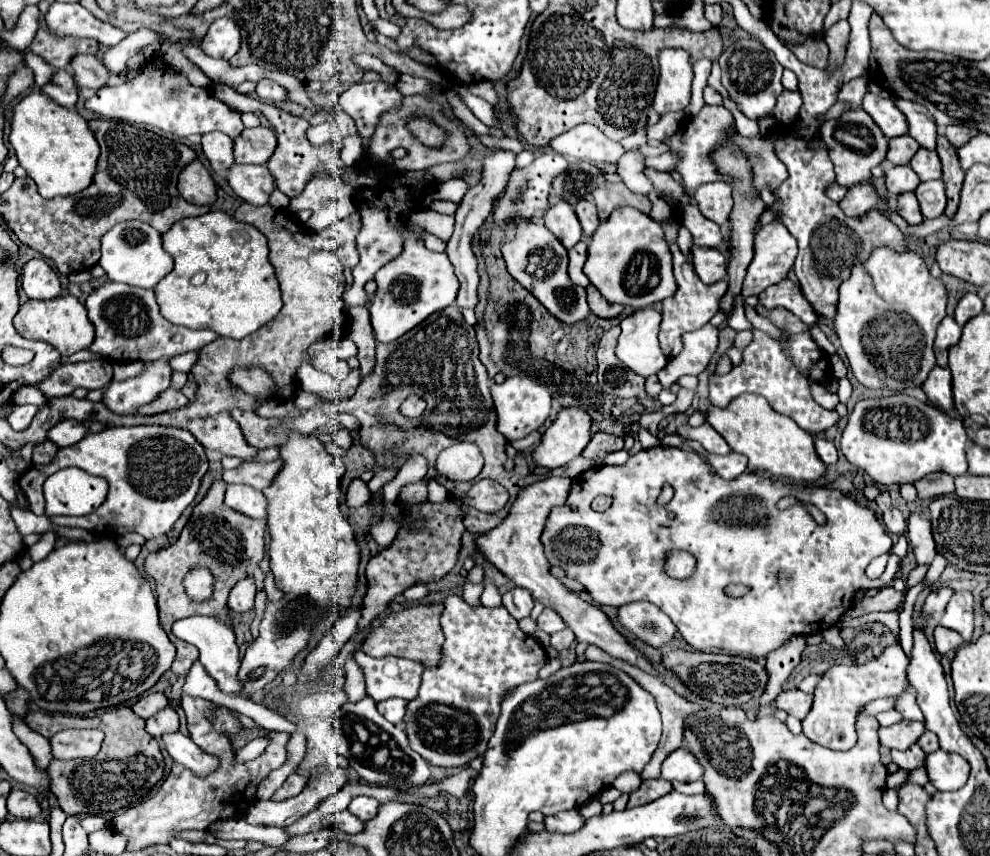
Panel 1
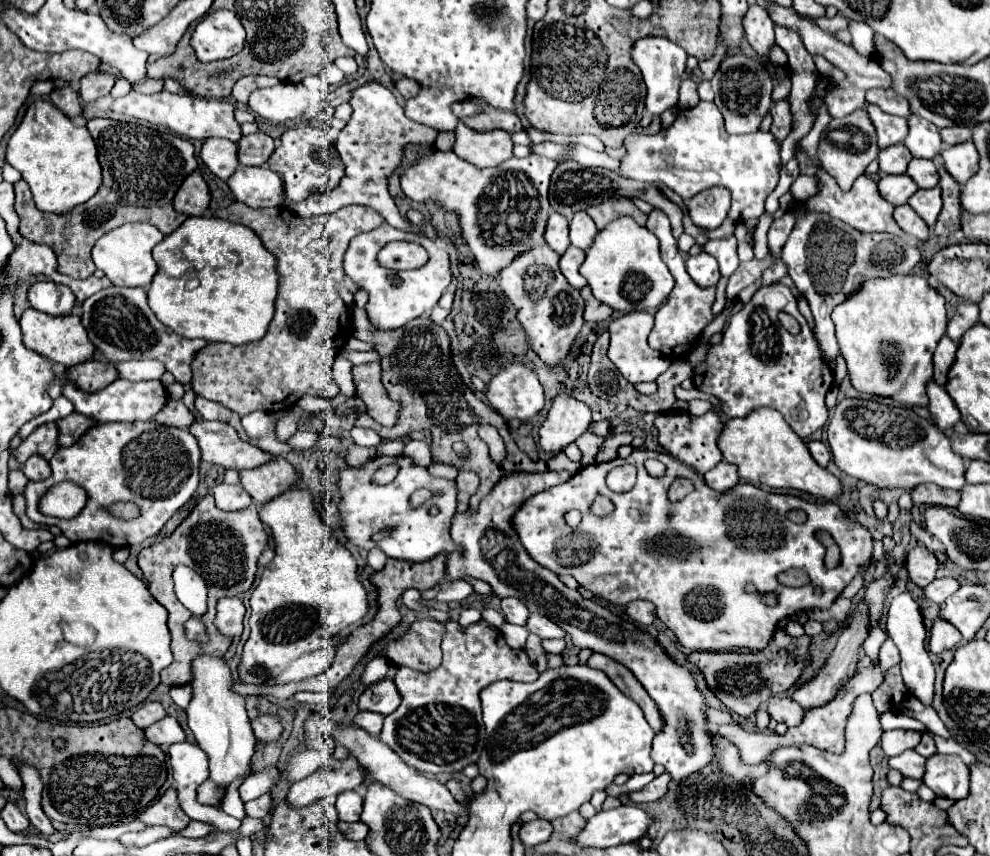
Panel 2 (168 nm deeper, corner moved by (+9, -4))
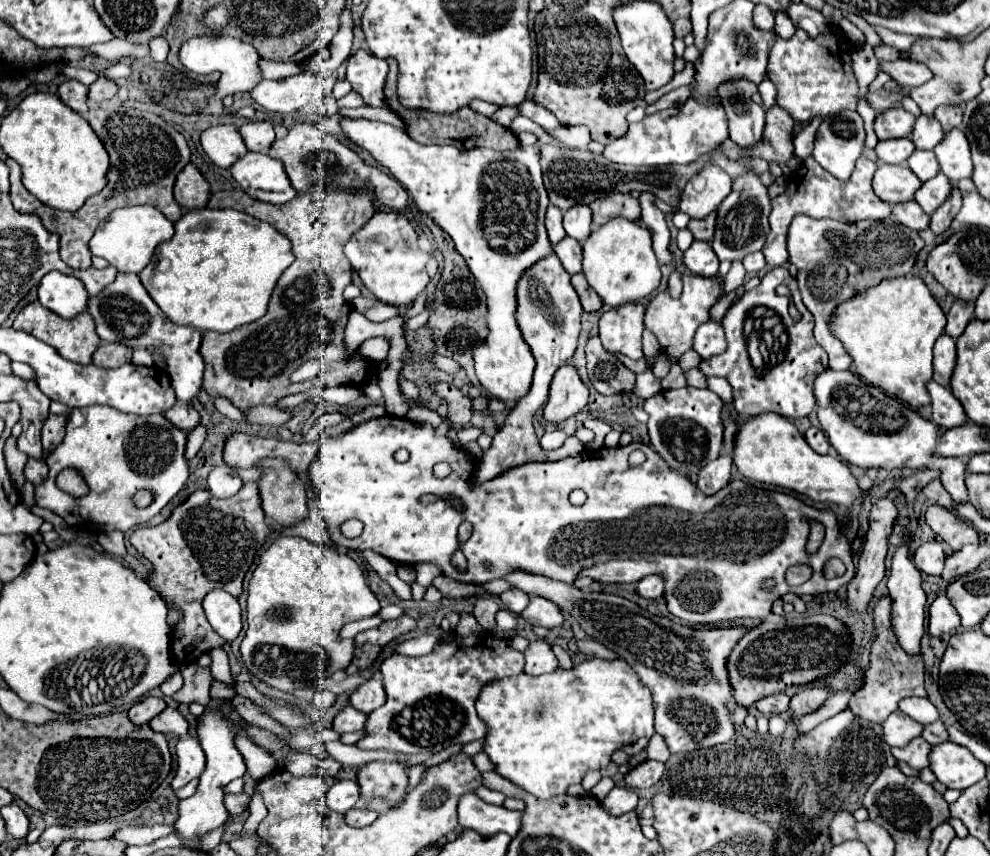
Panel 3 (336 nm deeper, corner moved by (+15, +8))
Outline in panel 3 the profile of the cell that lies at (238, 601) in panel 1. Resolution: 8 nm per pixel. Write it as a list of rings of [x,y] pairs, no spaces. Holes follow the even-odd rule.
[[[212,590],[204,598],[204,610],[212,628],[228,642],[232,642],[242,630],[240,604],[224,590]]]

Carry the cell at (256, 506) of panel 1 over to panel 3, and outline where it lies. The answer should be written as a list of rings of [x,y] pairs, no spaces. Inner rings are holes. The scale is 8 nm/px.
[[[228,464],[216,466],[208,476],[208,490],[216,498],[230,498],[240,488],[242,488],[242,480],[240,480],[238,472],[234,468],[230,468]]]

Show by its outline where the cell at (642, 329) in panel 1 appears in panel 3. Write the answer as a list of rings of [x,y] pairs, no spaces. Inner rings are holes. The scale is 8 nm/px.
[[[624,304],[612,308],[600,318],[600,340],[608,352],[620,352],[628,358],[644,358],[642,354],[642,324],[644,306]]]

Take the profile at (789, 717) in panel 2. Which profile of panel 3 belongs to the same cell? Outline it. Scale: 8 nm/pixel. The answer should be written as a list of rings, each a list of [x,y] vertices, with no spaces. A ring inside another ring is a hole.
[[[774,694],[774,696],[766,696],[766,698],[758,700],[756,710],[766,716],[782,714],[782,712],[788,712],[788,704],[790,704],[790,698],[786,694]]]

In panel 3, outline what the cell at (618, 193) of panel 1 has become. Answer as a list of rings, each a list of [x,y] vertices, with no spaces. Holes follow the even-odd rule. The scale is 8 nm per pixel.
[[[610,194],[608,198],[600,198],[594,204],[590,204],[590,210],[594,214],[596,226],[602,226],[604,222],[618,216],[628,220],[640,218],[640,204],[636,198],[630,198],[628,194]]]

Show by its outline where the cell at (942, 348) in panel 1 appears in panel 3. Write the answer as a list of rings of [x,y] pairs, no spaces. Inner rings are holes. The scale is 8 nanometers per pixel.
[[[942,334],[934,344],[934,380],[950,388],[950,376],[956,366],[956,342]]]

